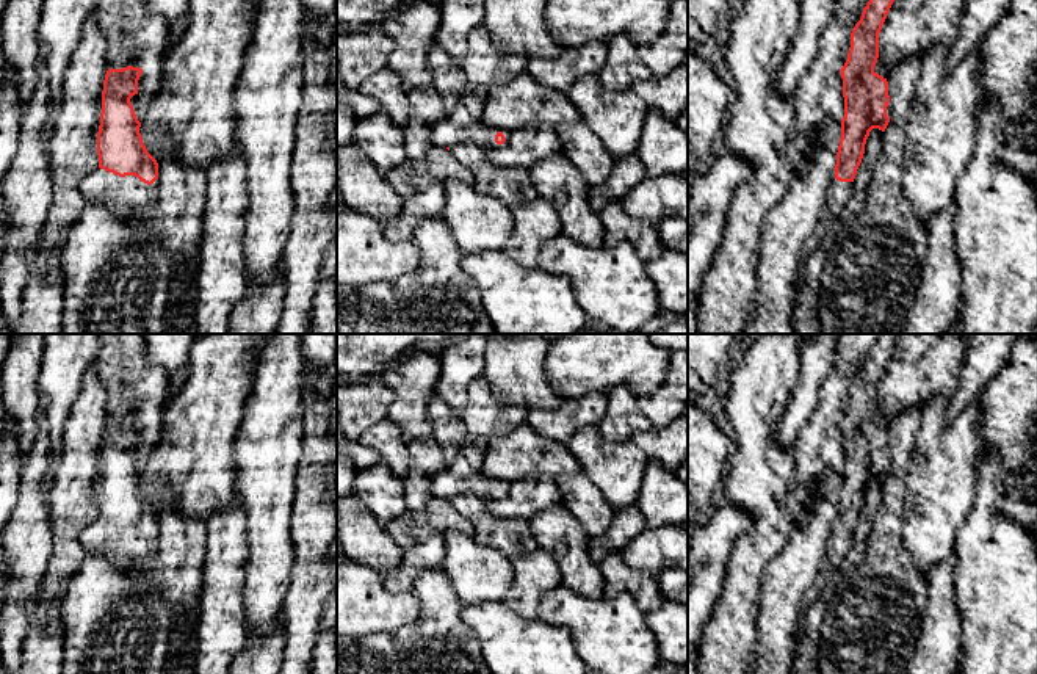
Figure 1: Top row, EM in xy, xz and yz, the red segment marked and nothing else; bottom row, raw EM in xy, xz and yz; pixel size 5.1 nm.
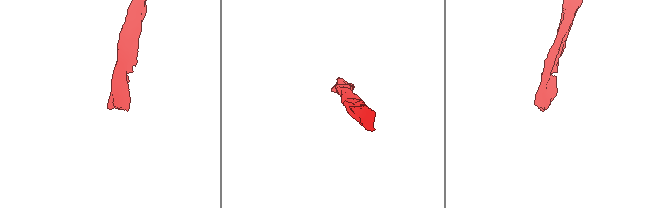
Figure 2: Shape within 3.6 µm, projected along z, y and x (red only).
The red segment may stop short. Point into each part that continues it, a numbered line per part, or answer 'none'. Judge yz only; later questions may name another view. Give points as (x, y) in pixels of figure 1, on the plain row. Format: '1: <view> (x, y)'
1: yz (838, 544)

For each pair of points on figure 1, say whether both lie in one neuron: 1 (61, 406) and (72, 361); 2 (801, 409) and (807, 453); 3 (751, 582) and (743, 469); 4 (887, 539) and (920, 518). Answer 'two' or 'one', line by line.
1: one
2: two
3: one
4: two

